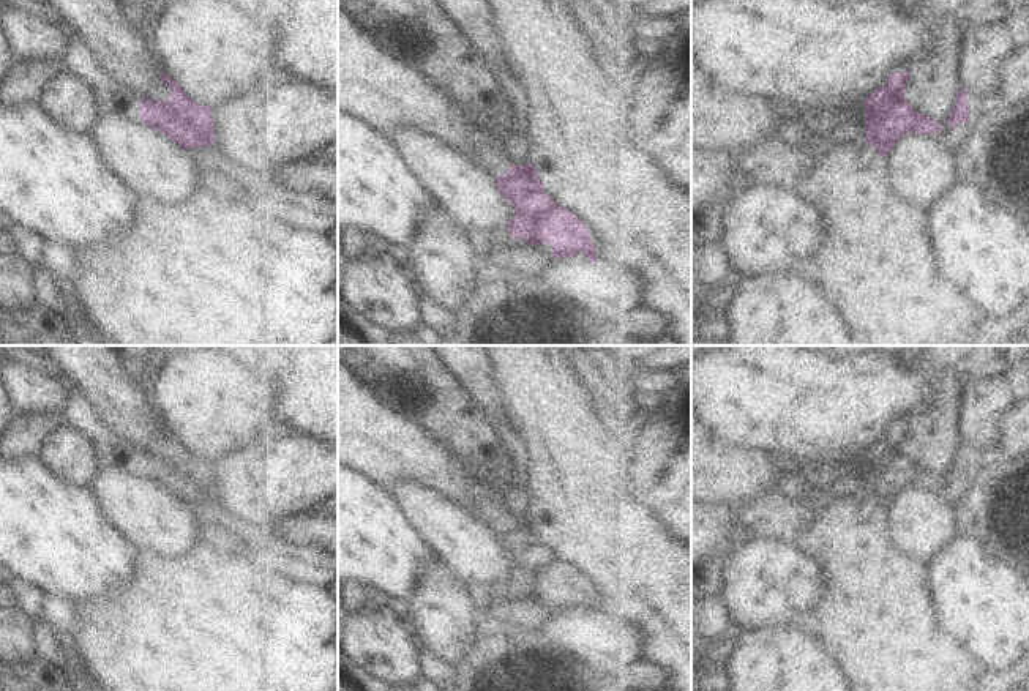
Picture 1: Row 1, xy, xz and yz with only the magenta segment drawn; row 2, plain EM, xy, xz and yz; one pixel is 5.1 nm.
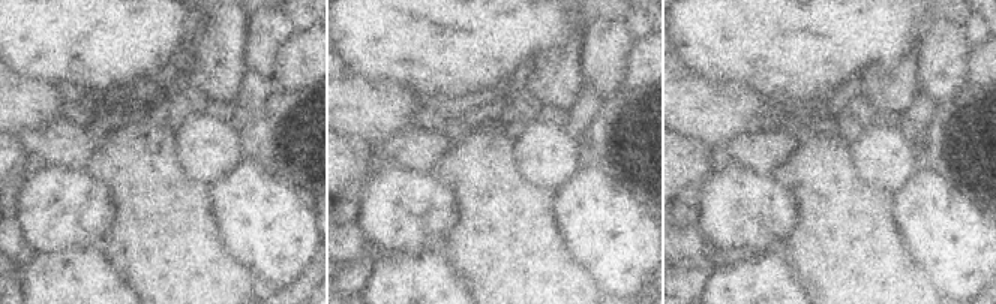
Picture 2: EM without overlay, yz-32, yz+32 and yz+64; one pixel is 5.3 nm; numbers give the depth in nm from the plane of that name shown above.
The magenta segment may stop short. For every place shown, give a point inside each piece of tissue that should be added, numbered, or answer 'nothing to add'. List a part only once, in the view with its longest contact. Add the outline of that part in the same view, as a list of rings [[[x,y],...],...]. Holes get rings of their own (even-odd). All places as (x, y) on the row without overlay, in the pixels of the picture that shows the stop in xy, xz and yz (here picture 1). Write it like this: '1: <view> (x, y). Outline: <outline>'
1: yz (931, 444). Outline: [[[945,372],[941,377],[941,396],[931,413],[909,418],[909,435],[904,440],[904,453],[920,467],[942,478],[950,487],[947,476],[956,454],[960,435],[960,391],[955,375]]]

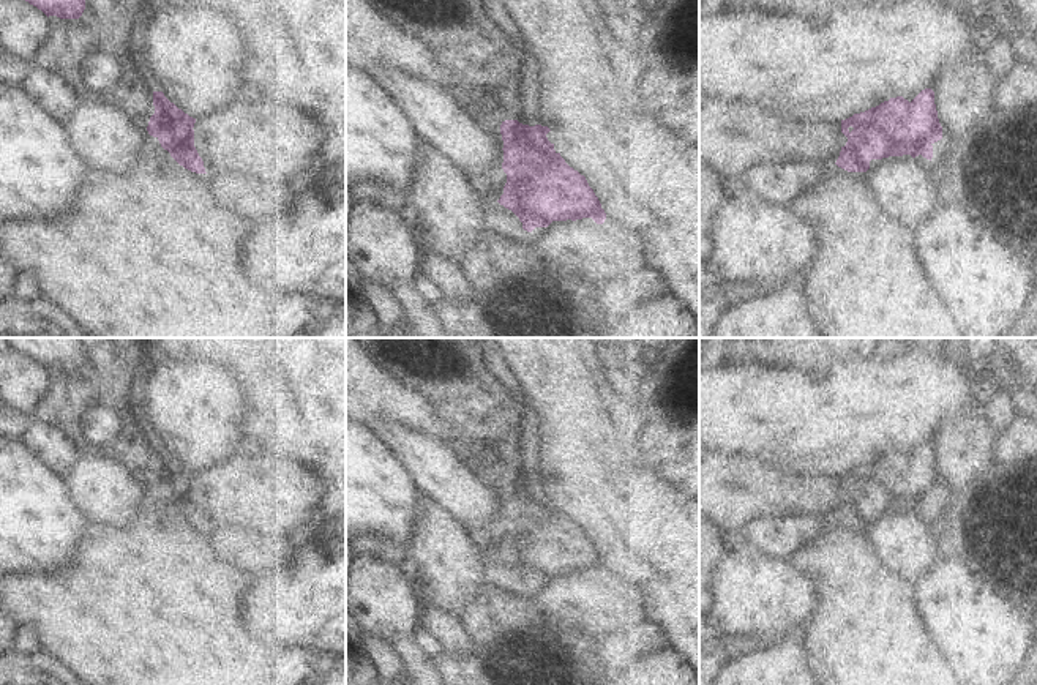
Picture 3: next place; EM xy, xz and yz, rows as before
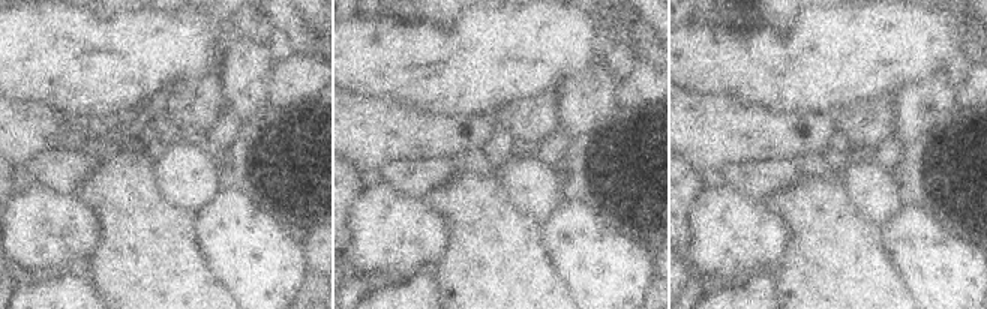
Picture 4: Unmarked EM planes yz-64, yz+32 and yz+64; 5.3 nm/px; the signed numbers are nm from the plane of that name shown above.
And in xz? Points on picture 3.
nothing to add.

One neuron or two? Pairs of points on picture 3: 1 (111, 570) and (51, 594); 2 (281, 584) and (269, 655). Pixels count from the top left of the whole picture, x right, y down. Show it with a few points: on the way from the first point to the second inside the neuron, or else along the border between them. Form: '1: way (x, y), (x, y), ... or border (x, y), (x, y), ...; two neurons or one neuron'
1: way (97, 584), (87, 594), (65, 594); one neuron
2: border (254, 636), (264, 641), (281, 641), (306, 649); two neurons

